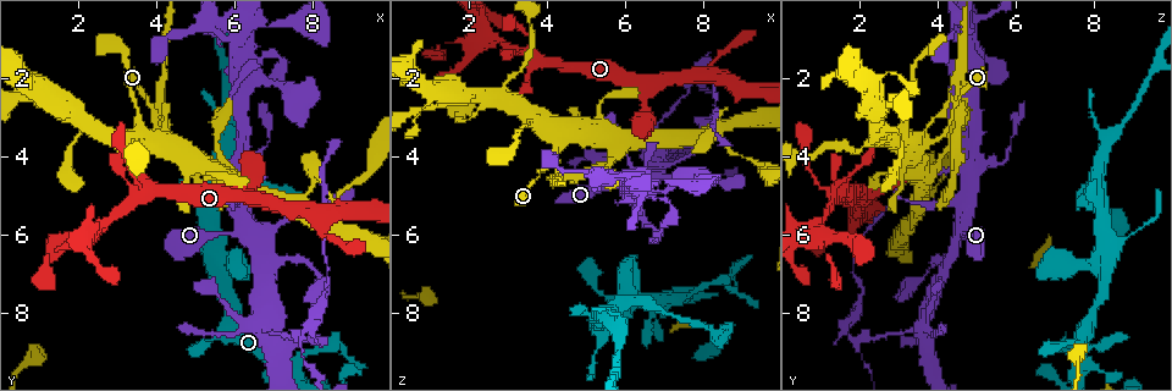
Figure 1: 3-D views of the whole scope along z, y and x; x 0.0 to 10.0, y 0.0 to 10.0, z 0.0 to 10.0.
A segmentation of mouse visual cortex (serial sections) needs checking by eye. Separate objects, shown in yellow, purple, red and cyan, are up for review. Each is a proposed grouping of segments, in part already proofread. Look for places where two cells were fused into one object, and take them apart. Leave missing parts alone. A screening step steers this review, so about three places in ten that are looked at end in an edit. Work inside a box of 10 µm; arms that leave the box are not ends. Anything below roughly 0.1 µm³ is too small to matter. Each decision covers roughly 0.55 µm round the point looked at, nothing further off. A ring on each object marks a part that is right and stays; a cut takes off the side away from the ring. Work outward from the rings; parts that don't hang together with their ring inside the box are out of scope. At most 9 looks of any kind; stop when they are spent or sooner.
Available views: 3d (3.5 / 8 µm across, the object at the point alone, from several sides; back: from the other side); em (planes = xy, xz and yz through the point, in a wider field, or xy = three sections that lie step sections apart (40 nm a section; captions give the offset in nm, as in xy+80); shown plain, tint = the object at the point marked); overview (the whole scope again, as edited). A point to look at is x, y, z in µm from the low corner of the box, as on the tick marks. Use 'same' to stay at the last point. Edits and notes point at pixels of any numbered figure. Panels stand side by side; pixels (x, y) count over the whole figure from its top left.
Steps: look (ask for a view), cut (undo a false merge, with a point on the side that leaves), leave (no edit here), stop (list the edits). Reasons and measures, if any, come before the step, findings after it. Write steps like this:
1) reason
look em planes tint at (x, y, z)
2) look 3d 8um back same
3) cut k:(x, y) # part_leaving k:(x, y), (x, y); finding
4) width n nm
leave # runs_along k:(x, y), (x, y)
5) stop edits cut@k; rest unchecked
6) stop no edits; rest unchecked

calibre changes
look em xy step 3 tint at (2.85, 3.50, 2.50)

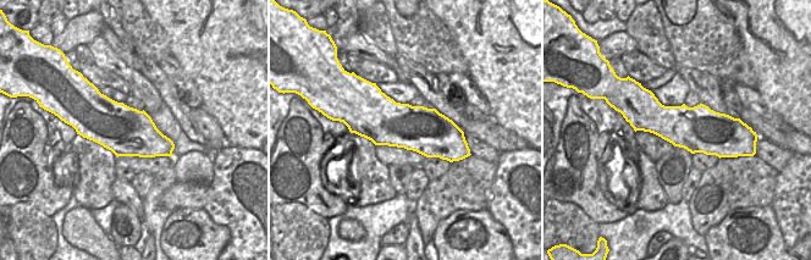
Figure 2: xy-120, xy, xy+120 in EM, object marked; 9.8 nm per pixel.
look 3d 3.5um back same

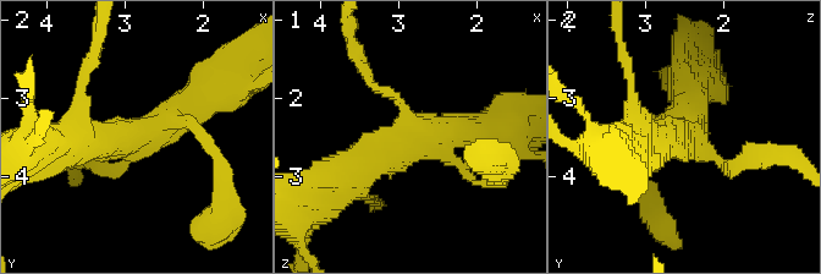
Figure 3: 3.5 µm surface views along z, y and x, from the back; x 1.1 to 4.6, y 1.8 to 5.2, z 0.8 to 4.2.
arm_widths 150, 150, 450, 450 nm
leave # runs_along 3:(346, 184), (413, 133), (480, 133); continuous, no second cell

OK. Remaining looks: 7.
sharp bend
look 3d 3.5um at (6.20, 5.95, 4.60)

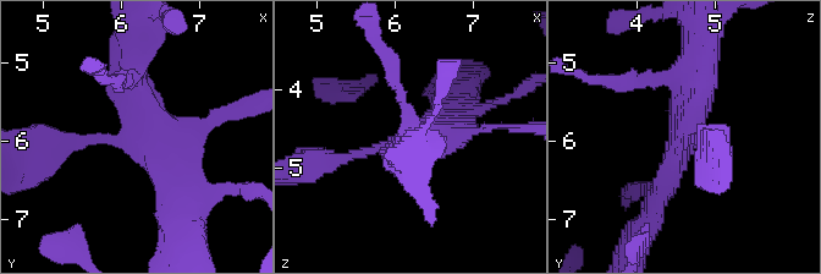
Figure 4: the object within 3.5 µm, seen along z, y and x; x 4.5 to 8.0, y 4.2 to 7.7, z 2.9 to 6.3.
arms 4; arm_widths 150, 250, 300, 400 nm
look em xy step 3 tint at (6.15, 5.95, 4.65)

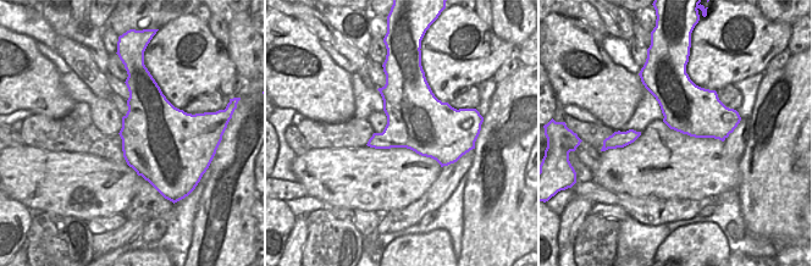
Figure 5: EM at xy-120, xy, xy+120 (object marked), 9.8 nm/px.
leave # runs_along 4:(59, 138), (133, 135), (130, 56); continuous, no second cell

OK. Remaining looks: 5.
three arms meet
look 3d 3.5um at (6.70, 8.50, 3.45)

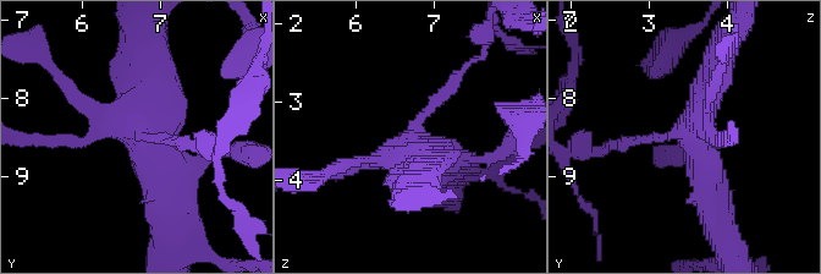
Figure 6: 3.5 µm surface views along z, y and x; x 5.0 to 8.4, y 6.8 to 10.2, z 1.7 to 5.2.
look em xy step 2 tint at (6.75, 8.45, 3.50)

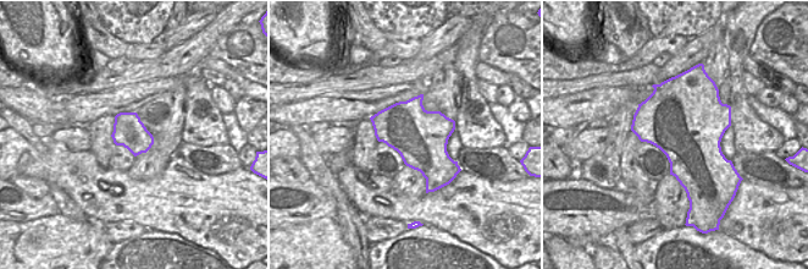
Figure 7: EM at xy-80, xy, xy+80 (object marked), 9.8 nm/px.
cut it another way
look em xy step 5 tint same

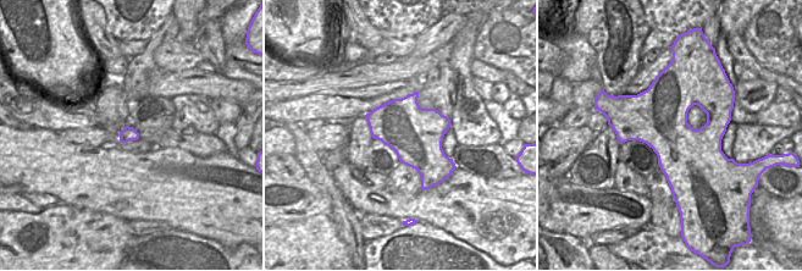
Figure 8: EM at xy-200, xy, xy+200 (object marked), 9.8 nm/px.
cut 6:(628, 140) # part_leaving 6:(660, 138), (582, 146); two cells meet here

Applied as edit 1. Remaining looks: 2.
sharp bend
look 3d 3.5um at (4.20, 2.20, 4.40)

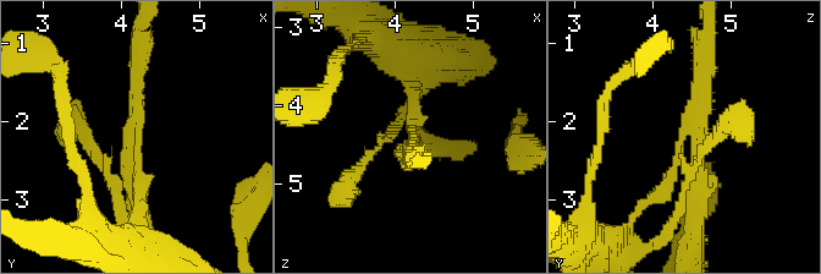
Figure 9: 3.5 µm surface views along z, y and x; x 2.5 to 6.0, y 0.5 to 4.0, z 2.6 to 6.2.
look em xy step 5 tint at (4.15, 2.25, 4.35)

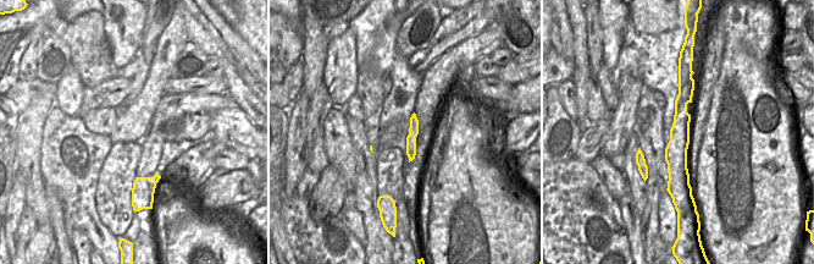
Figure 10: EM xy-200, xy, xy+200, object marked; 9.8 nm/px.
arms 3
leave # runs_along 10:(685, 81), (676, 174), (673, 179); one cell here

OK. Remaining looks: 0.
stop edits cut@6; rest unchecked

